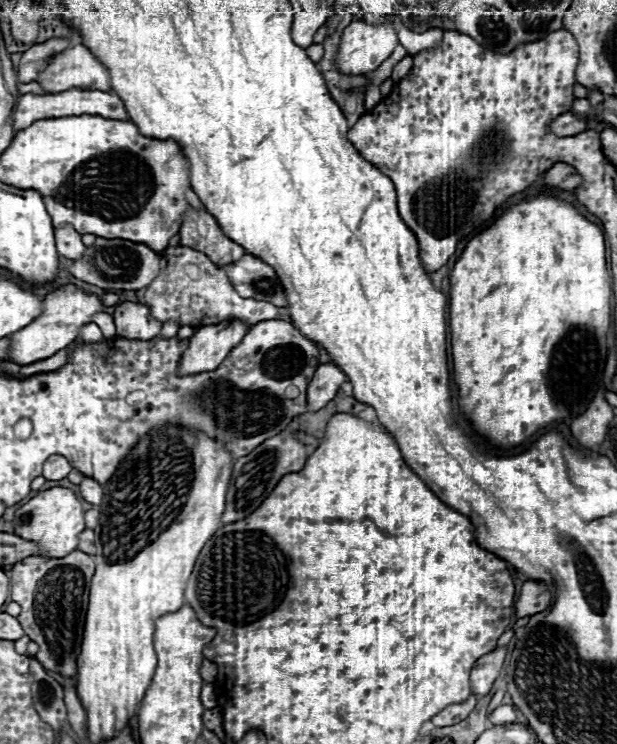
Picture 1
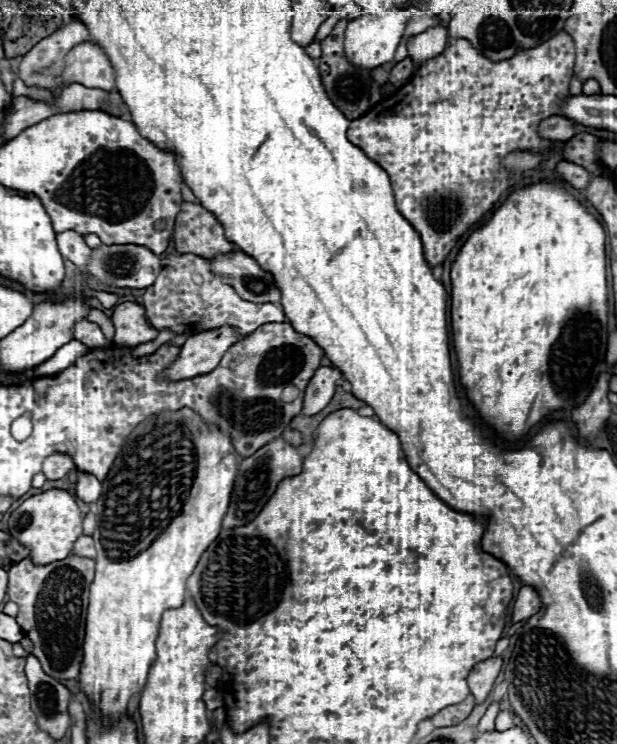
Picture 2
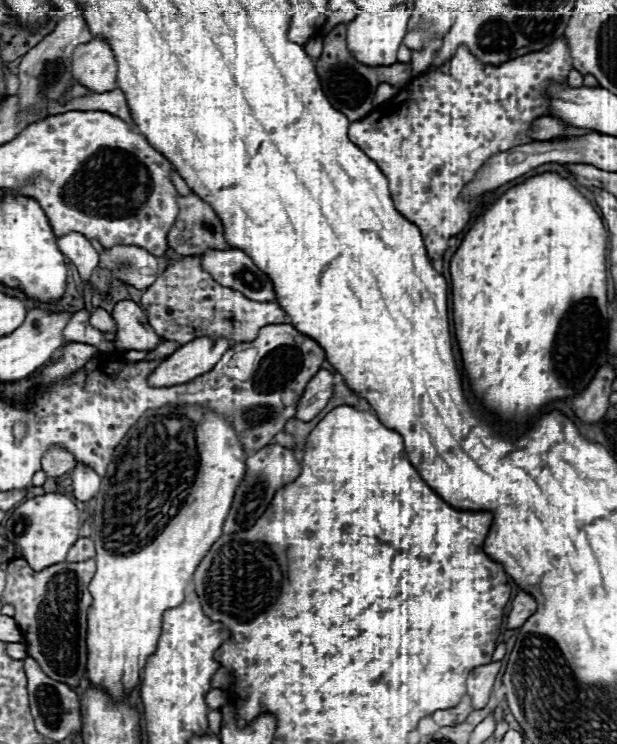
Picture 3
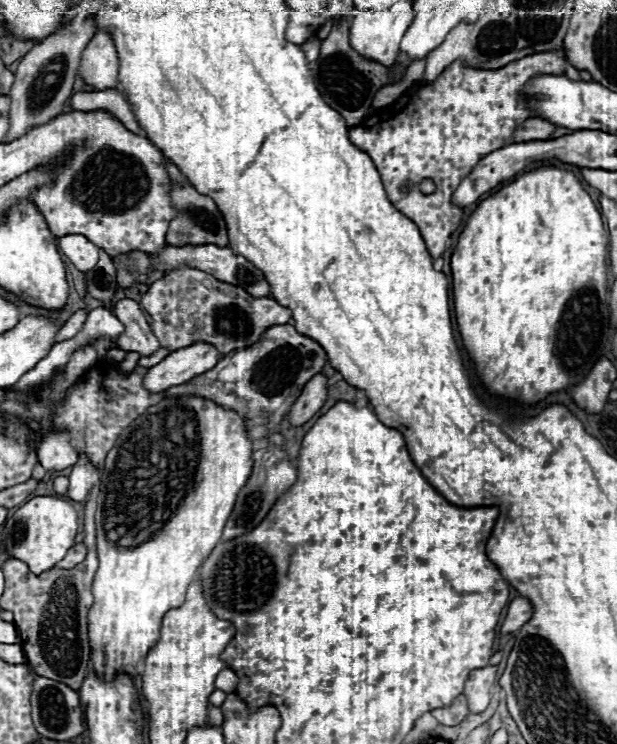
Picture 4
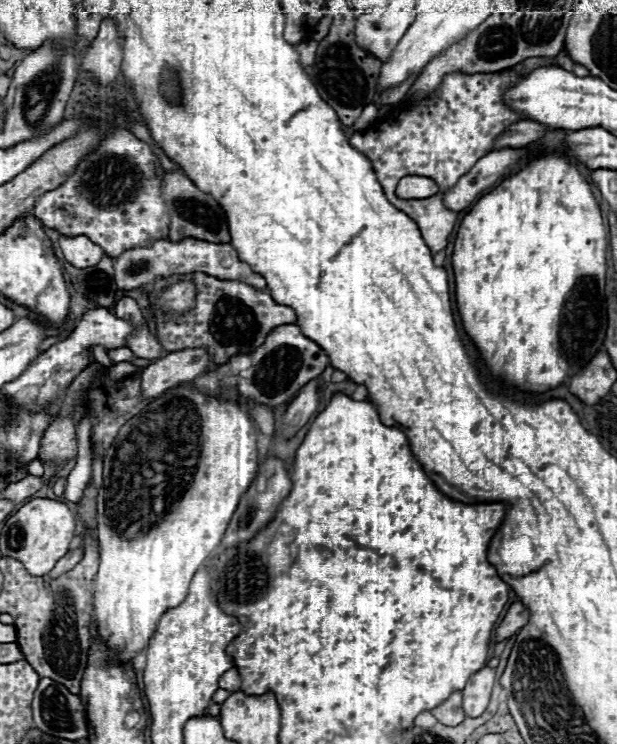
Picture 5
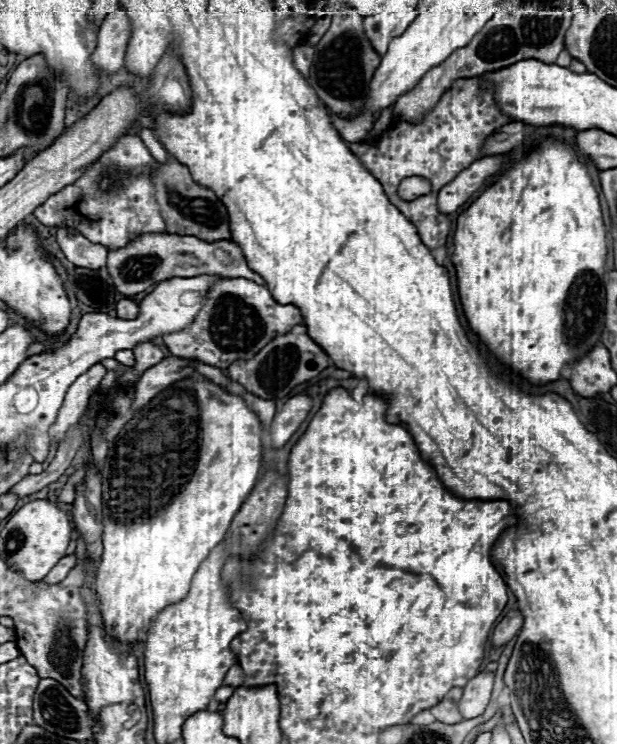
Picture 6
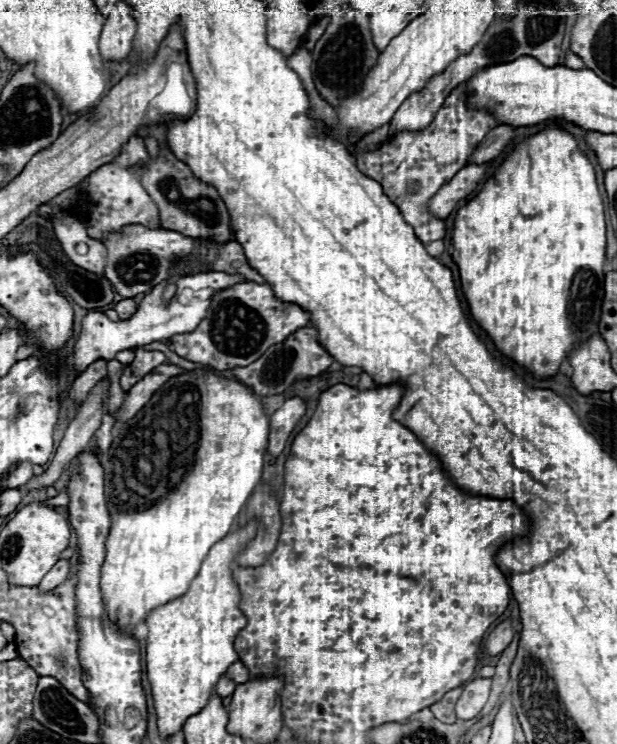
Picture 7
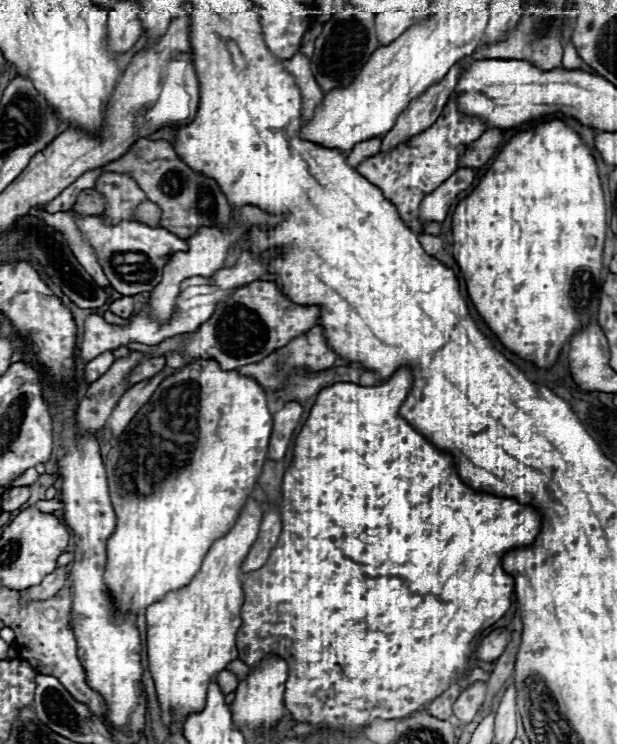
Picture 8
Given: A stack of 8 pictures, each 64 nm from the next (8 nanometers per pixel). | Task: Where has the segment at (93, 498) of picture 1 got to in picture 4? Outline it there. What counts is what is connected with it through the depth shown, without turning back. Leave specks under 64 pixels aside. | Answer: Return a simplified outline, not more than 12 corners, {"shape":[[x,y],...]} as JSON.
{"shape":[[86,454],[78,458],[66,496],[84,502],[98,482],[98,472]]}

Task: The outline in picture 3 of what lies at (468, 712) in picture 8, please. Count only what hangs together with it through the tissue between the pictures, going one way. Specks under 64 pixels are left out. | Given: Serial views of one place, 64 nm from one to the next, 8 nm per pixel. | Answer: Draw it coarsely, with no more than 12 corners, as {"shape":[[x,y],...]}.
{"shape":[[500,662],[478,666],[466,680],[474,710],[488,704]]}

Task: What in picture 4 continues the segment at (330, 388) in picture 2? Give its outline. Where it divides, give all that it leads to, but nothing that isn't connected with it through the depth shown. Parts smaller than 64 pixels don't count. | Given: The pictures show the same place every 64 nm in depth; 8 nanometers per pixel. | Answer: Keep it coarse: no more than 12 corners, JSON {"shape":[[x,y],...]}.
{"shape":[[314,376],[292,404],[292,426],[306,424],[326,400],[326,376]]}

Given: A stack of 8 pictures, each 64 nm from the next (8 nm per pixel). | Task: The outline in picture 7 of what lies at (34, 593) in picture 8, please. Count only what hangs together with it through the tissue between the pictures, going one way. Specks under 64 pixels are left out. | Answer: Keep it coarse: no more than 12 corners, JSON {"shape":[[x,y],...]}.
{"shape":[[70,562],[58,564],[38,584],[40,592],[54,590],[68,578]]}

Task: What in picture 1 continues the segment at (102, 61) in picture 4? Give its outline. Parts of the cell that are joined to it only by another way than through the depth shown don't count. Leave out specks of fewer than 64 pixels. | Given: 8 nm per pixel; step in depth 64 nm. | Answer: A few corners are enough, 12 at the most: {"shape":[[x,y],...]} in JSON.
{"shape":[[84,44],[54,56],[40,86],[110,90],[108,68]]}

